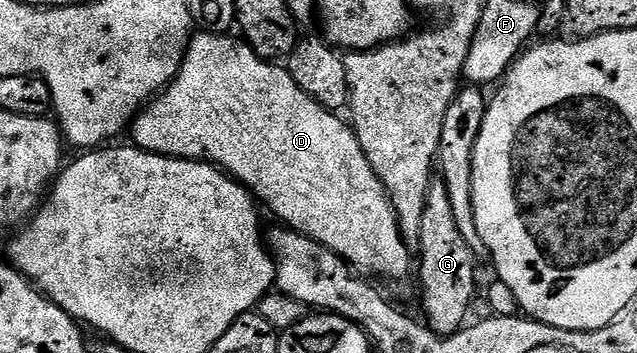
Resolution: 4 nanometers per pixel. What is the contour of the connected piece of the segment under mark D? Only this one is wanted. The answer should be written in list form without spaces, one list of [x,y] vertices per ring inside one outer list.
[[[197,33],[190,38],[189,49],[185,53],[185,60],[181,63],[177,76],[133,120],[131,124],[131,132],[133,131],[132,142],[140,147],[142,151],[152,151],[154,155],[171,155],[174,159],[208,160],[208,162],[220,167],[222,171],[232,175],[244,187],[249,188],[264,206],[266,203],[282,219],[280,222],[286,228],[297,231],[300,235],[311,237],[319,245],[323,245],[333,252],[334,255],[338,255],[340,259],[345,260],[350,267],[358,272],[364,273],[369,277],[382,275],[385,279],[403,278],[409,271],[409,251],[405,248],[407,243],[401,234],[401,224],[397,222],[397,215],[393,211],[385,186],[381,184],[379,177],[375,177],[375,173],[359,145],[357,135],[354,133],[352,126],[346,120],[344,123],[340,119],[342,117],[340,114],[330,111],[328,107],[319,105],[310,95],[303,93],[303,89],[299,89],[299,85],[284,66],[261,58],[248,43],[240,38],[237,38],[238,40],[232,39],[231,36],[232,34],[229,33]]]

